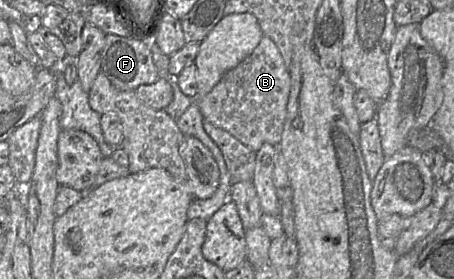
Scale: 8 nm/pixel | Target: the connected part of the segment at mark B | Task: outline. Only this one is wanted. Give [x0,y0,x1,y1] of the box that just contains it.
[196,35,289,152]

